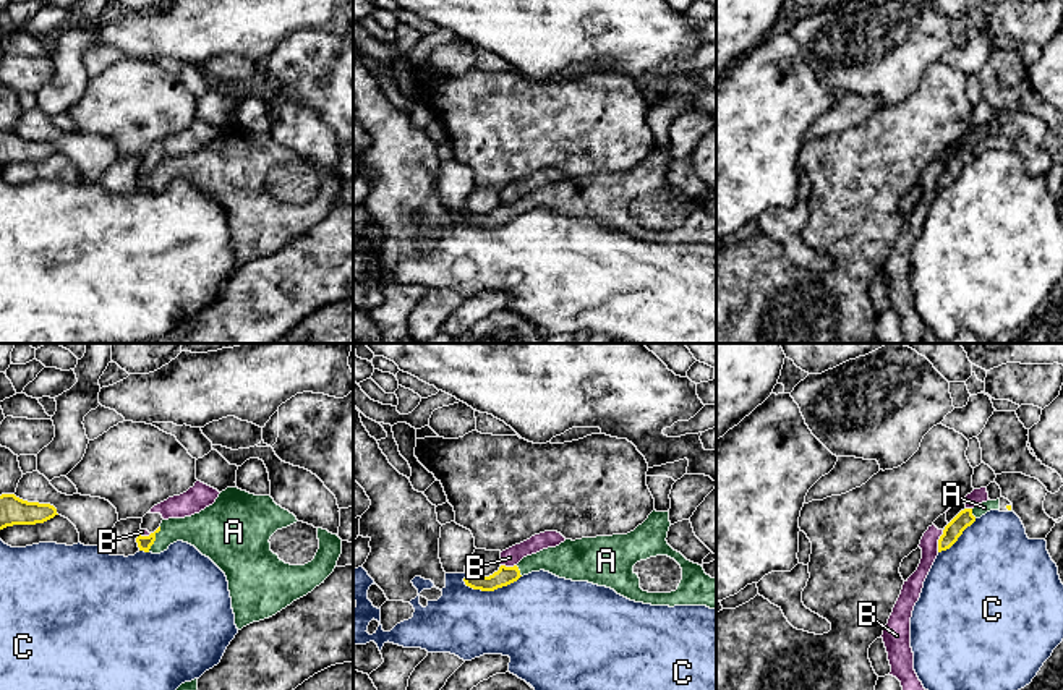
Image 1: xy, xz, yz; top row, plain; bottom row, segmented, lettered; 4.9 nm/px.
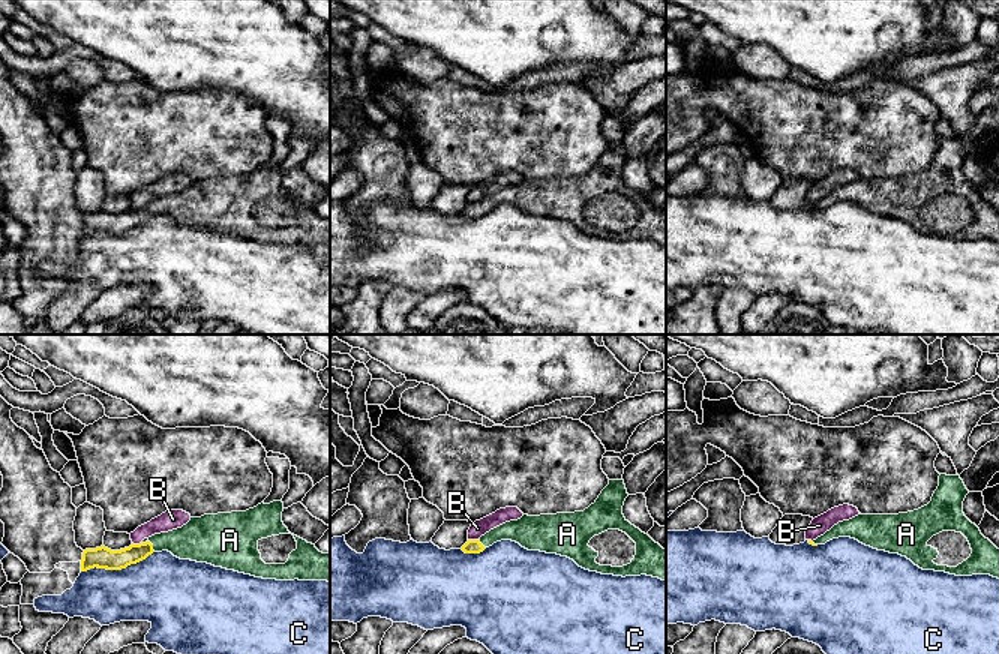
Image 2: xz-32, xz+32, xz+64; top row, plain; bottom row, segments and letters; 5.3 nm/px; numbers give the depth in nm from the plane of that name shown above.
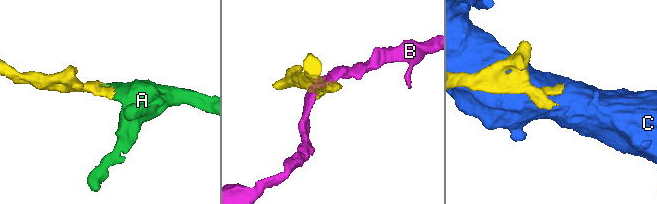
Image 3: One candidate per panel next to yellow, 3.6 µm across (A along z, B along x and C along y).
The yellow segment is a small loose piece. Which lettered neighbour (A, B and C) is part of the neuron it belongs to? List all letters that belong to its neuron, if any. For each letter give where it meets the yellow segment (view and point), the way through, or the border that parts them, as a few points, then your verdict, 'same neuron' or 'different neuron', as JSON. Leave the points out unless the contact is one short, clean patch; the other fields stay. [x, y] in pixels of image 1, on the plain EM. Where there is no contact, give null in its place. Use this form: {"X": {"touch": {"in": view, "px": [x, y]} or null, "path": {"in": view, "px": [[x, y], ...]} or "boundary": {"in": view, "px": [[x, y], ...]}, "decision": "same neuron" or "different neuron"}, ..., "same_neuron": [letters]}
{"A": {"touch": {"in": "xy", "px": [154, 177]}, "path": {"in": "xy", "px": [[145, 180], [154, 177], [172, 167], [203, 167]]}, "decision": "same neuron"}, "B": {"touch": {"in": "yz", "px": [939, 178]}, "decision": "different neuron"}, "C": {"touch": {"in": "xz", "px": [491, 227]}, "decision": "different neuron"}, "same_neuron": ["A"]}

